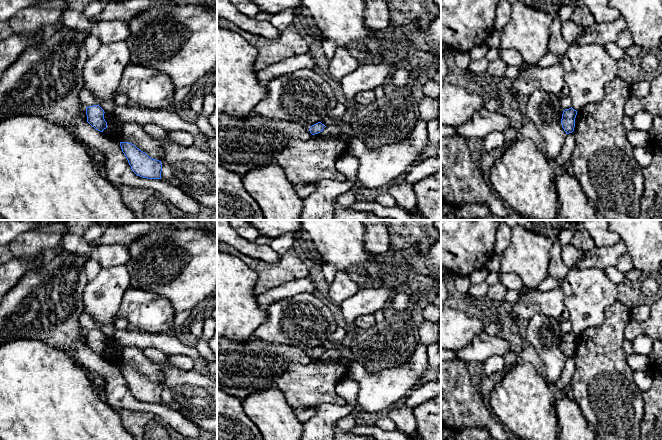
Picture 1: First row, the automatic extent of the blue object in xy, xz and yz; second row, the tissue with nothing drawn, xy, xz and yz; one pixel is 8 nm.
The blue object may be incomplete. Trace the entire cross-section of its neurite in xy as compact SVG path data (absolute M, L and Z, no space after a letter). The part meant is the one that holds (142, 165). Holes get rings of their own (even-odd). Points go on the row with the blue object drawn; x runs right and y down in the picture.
M120 142L120 146L132 171L137 176L147 179L161 179L161 161L149 157L132 143Z

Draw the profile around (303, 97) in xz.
M300 69L280 75L272 79L266 87L266 96L256 105L254 114L286 119L308 129L327 117L337 104L332 87L314 70Z

